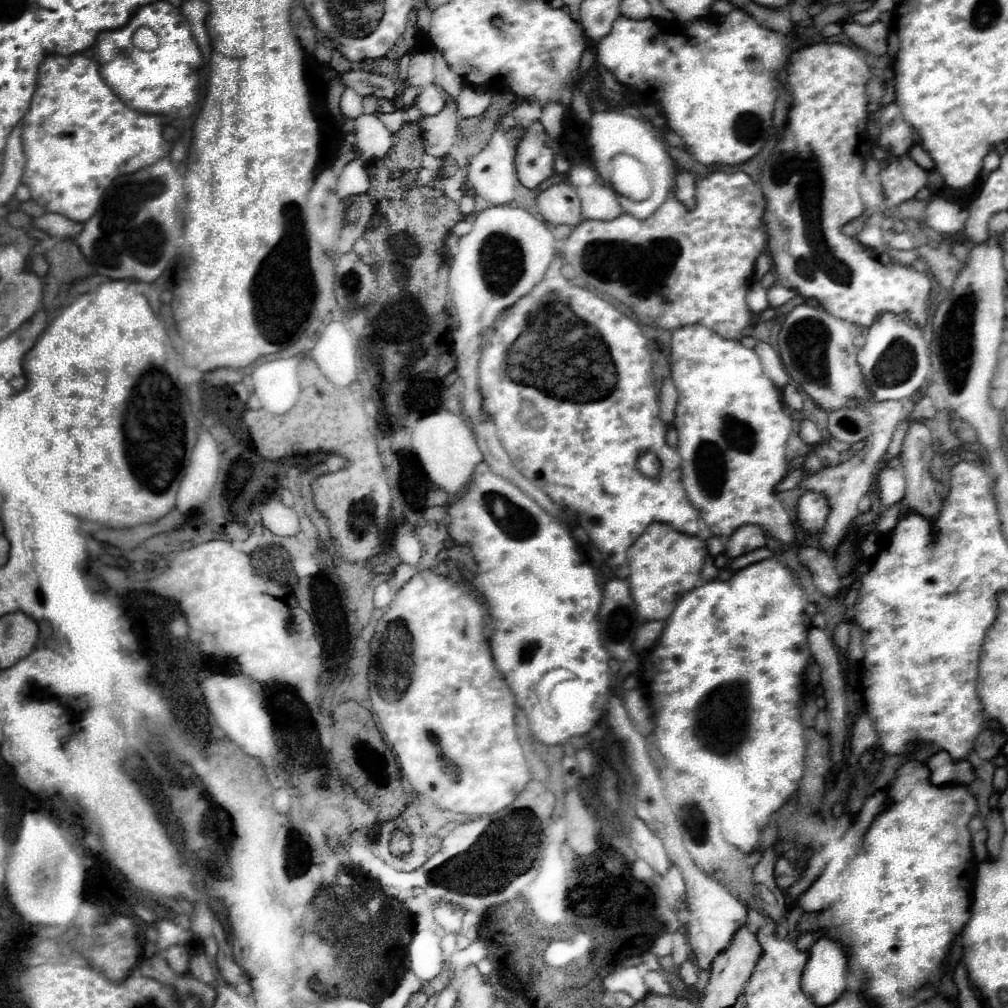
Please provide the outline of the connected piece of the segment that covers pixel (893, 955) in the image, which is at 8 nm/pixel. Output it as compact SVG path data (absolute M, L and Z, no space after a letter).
M908 761L898 771L888 789L888 809L874 819L858 855L846 869L850 879L846 881L842 897L836 905L818 915L806 915L800 923L802 931L812 931L812 927L816 927L842 943L848 957L866 969L866 973L874 973L884 965L896 967L902 987L908 991L940 979L942 959L946 957L952 939L970 919L970 881L966 869L972 861L972 845L968 821L976 813L976 799L964 785L936 787L928 783L928 775L930 771L926 765L916 761Z

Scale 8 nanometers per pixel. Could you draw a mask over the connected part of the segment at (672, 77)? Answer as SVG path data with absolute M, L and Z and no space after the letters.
M734 9L728 15L714 15L712 17L712 27L710 27L710 37L694 37L694 33L674 33L666 27L666 23L656 21L656 19L630 19L620 15L612 27L612 31L598 43L598 61L614 75L614 79L634 91L640 93L640 101L642 103L658 103L664 111L666 123L674 133L682 135L682 141L686 145L686 151L692 155L694 161L702 163L702 165L742 165L748 159L752 159L764 145L764 137L768 135L770 129L770 121L772 119L772 111L774 111L774 101L776 101L776 83L778 83L778 71L784 67L786 55L784 55L784 47L786 47L786 35L778 33L778 31L770 31L766 27L762 27L760 23L756 23L756 19L748 13L744 13L742 9Z

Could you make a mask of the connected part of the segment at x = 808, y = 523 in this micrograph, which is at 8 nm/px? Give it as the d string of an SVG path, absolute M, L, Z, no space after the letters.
M806 491L798 501L798 519L800 519L800 525L808 531L822 529L828 513L830 513L830 507L826 503L826 497L820 493Z

